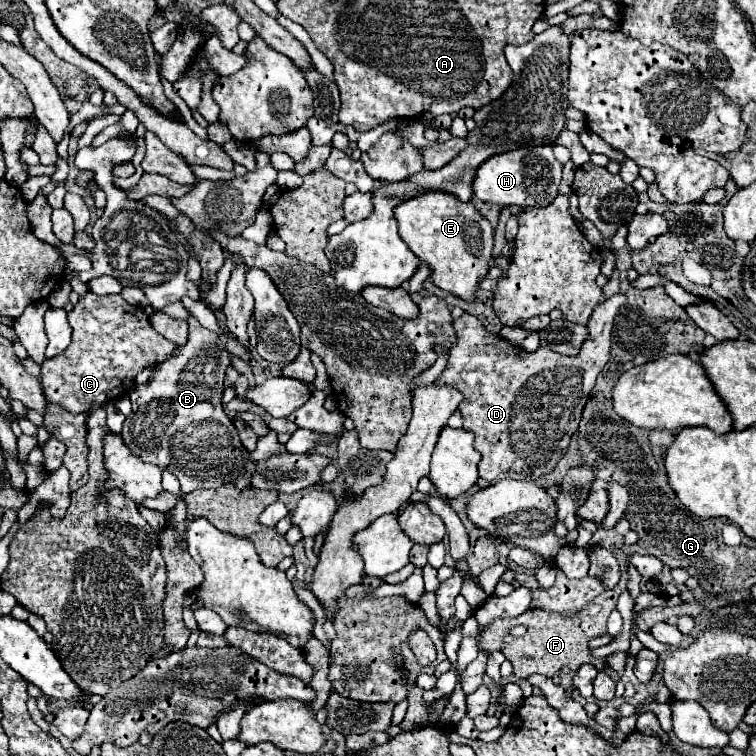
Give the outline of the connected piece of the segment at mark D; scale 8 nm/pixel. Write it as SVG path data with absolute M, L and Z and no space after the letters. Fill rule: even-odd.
M613 295L605 303L595 307L591 315L591 323L587 325L589 337L583 341L579 355L573 357L565 357L561 353L543 347L539 347L533 353L527 353L521 347L509 345L501 335L489 333L479 321L479 317L471 313L463 313L463 317L455 319L453 327L455 327L457 341L453 343L455 347L451 347L447 367L437 377L437 383L455 385L465 397L463 403L459 405L459 411L463 417L463 429L475 433L475 449L481 453L481 461L479 461L481 479L493 483L507 473L539 477L553 471L557 461L567 451L573 433L577 431L581 411L587 403L587 395L593 389L597 375L603 371L605 363L609 361L613 321L623 305L625 305L625 297Z

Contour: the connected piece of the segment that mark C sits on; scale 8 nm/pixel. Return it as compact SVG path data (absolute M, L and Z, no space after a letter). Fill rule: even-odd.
M87 293L69 313L69 325L73 329L73 341L71 347L59 357L45 359L41 365L41 385L45 391L45 397L49 403L57 403L59 407L71 411L71 413L89 413L93 405L105 405L125 393L131 391L135 377L151 363L161 363L169 357L169 353L175 349L163 335L159 335L151 323L149 315L139 305L129 305L121 295L93 295Z

